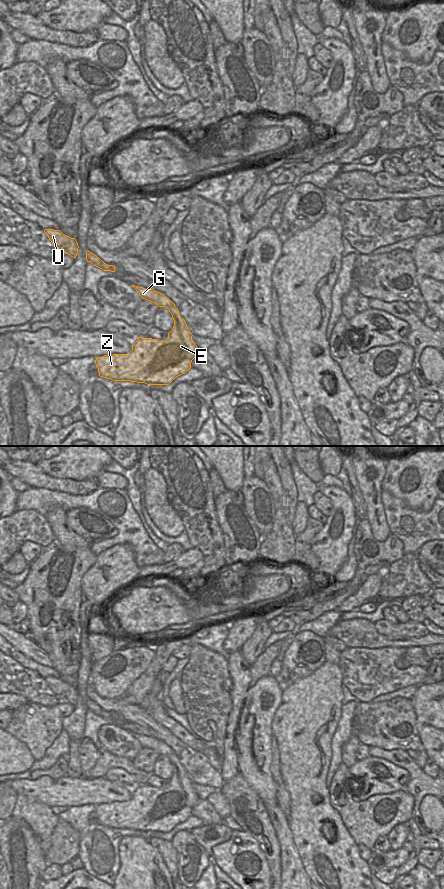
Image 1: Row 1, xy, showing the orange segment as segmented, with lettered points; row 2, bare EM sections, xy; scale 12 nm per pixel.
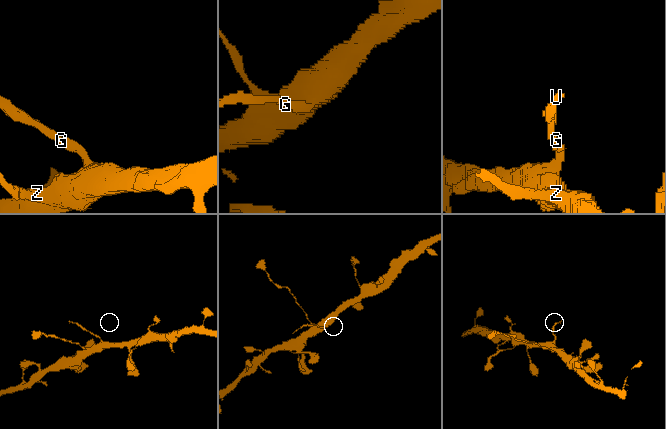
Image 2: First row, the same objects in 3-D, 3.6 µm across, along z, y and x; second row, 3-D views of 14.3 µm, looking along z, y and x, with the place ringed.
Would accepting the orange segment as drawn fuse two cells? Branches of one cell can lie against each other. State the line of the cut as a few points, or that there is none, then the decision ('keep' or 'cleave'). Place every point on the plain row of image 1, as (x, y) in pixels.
cut xy (180, 765), (174, 770); cleave

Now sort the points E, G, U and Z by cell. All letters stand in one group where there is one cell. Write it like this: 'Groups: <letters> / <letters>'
Groups: E Z / G U.

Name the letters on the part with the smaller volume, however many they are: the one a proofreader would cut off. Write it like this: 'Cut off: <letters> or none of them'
Cut off: G, U

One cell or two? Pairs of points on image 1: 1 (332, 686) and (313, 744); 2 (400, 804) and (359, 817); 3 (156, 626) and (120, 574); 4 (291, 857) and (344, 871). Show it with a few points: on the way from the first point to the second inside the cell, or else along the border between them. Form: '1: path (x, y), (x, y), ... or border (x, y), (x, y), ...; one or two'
1: path (318, 700), (313, 705), (313, 730); one
2: path (395, 816), (384, 825), (380, 825), (371, 819); one
3: border (136, 583), (126, 590); two
4: border (292, 837), (305, 873), (310, 878); two

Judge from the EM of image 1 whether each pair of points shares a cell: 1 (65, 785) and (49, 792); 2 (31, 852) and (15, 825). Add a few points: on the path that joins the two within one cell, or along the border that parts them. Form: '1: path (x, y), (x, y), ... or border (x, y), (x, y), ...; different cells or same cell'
1: path (61, 789), (58, 792), (53, 792); same cell
2: path (24, 845), (15, 836), (15, 832); same cell

